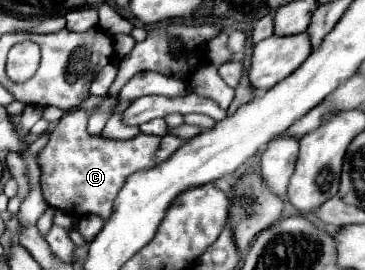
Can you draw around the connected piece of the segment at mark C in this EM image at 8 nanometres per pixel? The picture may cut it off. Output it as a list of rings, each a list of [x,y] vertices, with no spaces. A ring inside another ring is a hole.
[[[69,110],[51,132],[49,144],[39,152],[41,160],[41,190],[49,206],[61,212],[97,214],[103,220],[111,216],[111,206],[125,180],[139,170],[149,170],[155,164],[155,152],[161,144],[159,136],[137,134],[129,140],[113,140],[105,136],[91,136],[87,132],[87,112]]]

